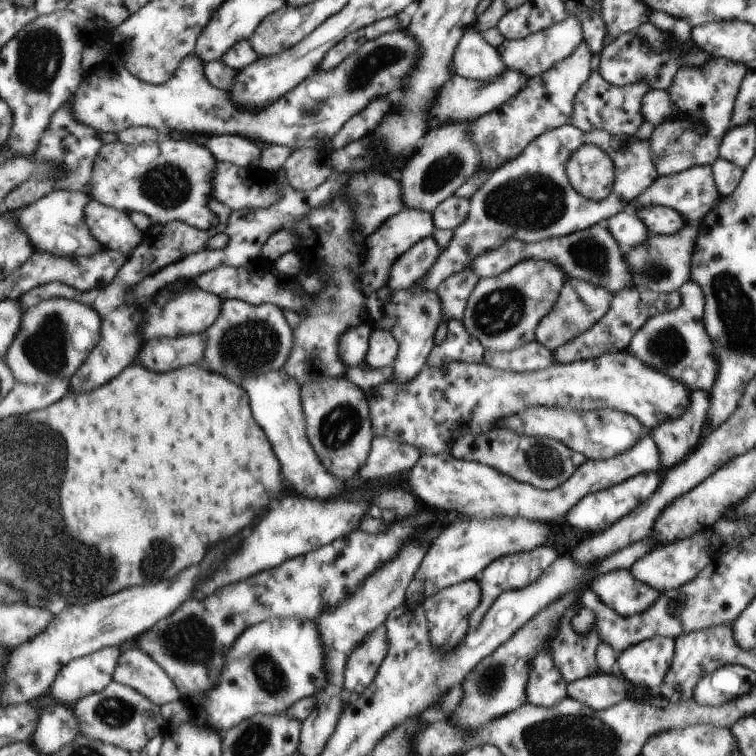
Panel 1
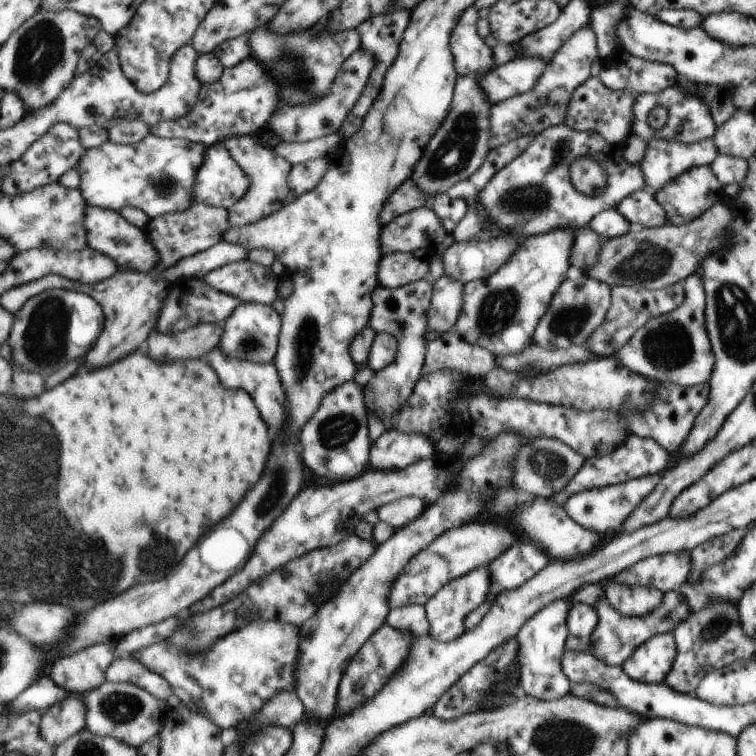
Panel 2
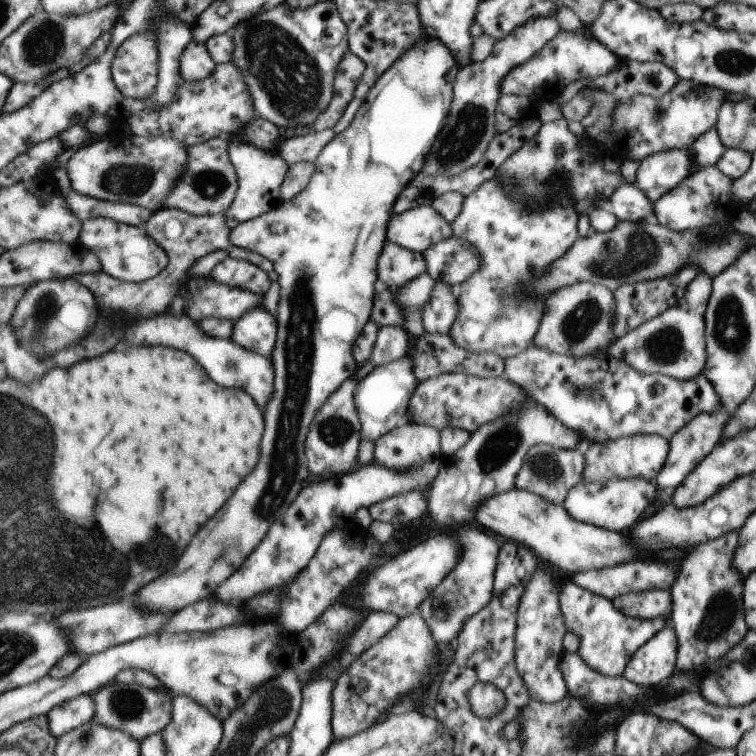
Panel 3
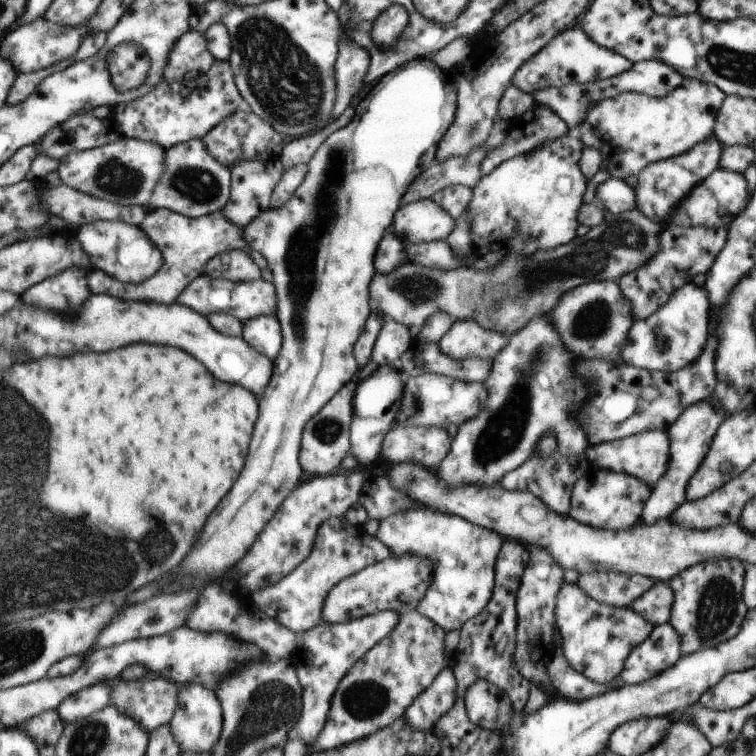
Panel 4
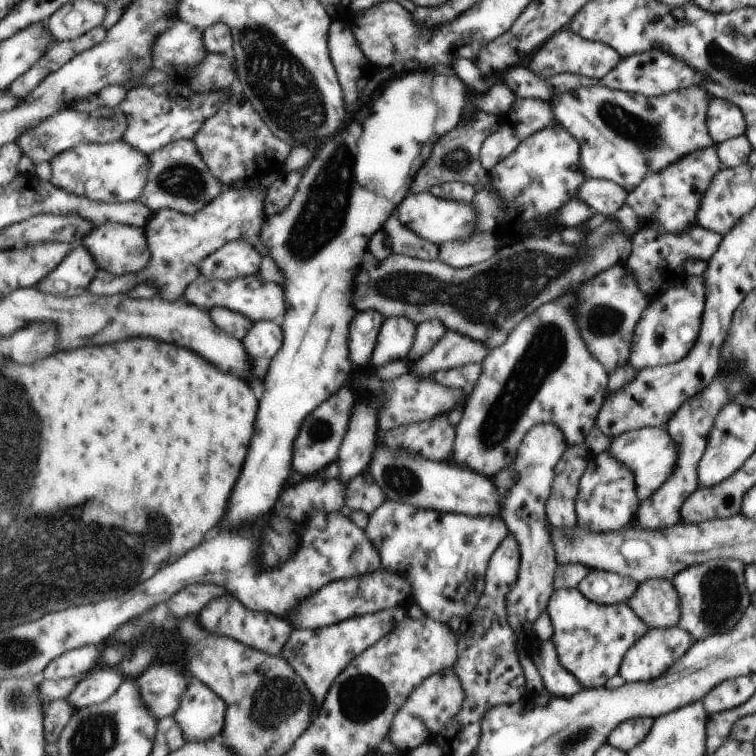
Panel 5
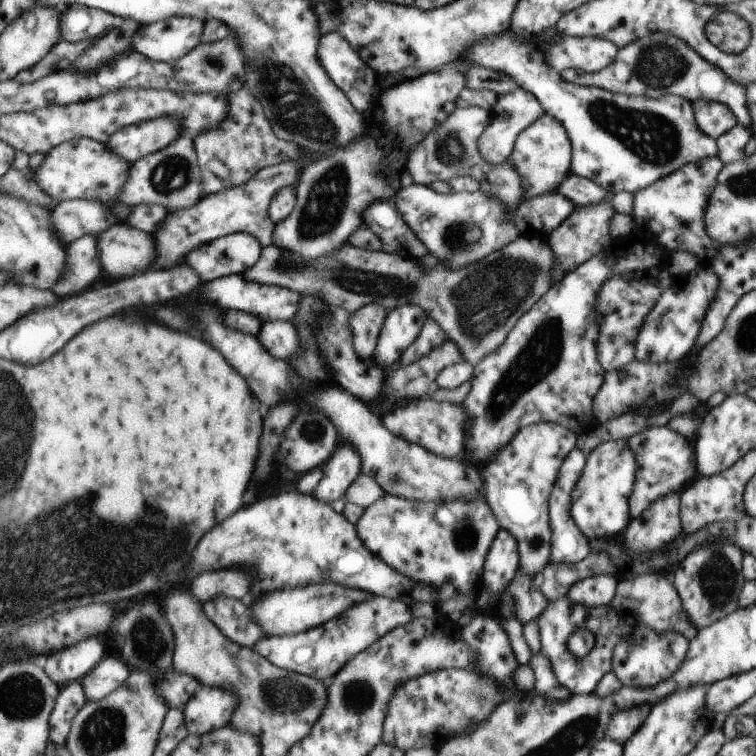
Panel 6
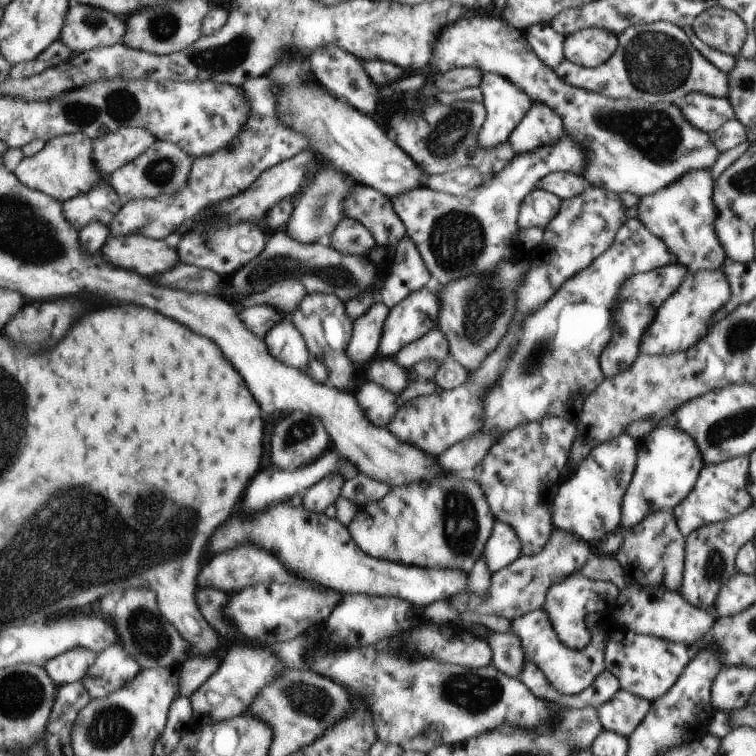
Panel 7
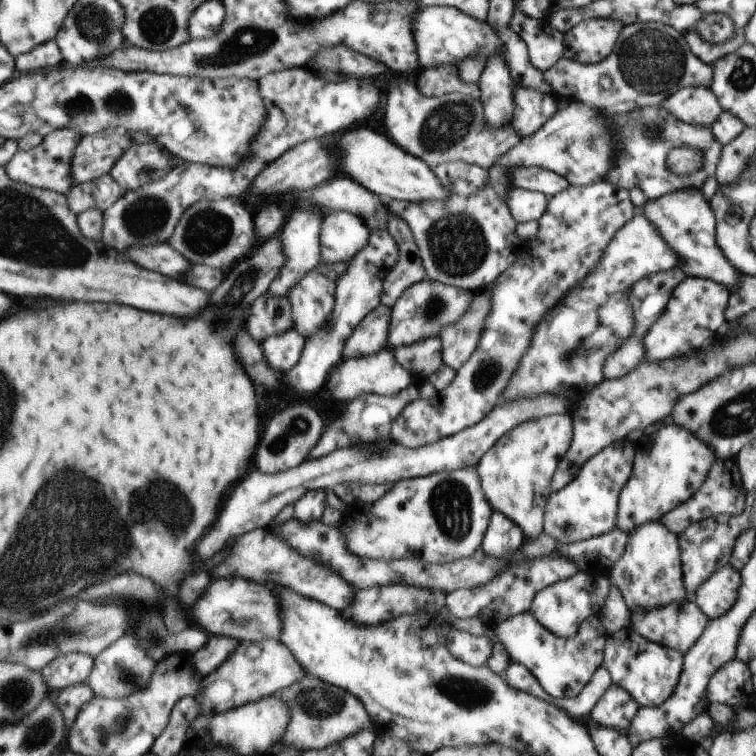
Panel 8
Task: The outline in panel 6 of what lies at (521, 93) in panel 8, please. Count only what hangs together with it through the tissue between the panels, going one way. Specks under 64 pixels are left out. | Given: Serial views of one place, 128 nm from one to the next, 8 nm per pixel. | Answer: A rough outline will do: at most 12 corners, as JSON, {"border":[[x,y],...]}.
{"border":[[545,112],[506,161],[523,198],[557,192],[572,172],[572,142]]}

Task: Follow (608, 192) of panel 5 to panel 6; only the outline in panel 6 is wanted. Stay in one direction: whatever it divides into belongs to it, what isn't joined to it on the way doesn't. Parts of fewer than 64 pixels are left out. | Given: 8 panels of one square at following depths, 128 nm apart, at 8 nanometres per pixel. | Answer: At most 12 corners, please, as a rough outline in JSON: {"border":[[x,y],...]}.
{"border":[[572,172],[555,190],[576,207],[612,198],[592,180]]}

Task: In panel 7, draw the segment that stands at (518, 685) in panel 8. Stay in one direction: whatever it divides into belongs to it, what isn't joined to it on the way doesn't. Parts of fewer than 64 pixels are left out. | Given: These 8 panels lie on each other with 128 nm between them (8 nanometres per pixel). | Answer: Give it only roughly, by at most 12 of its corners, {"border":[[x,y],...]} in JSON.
{"border":[[527,661],[518,679],[558,710],[598,709],[621,690],[607,669],[575,696],[558,693]]}

